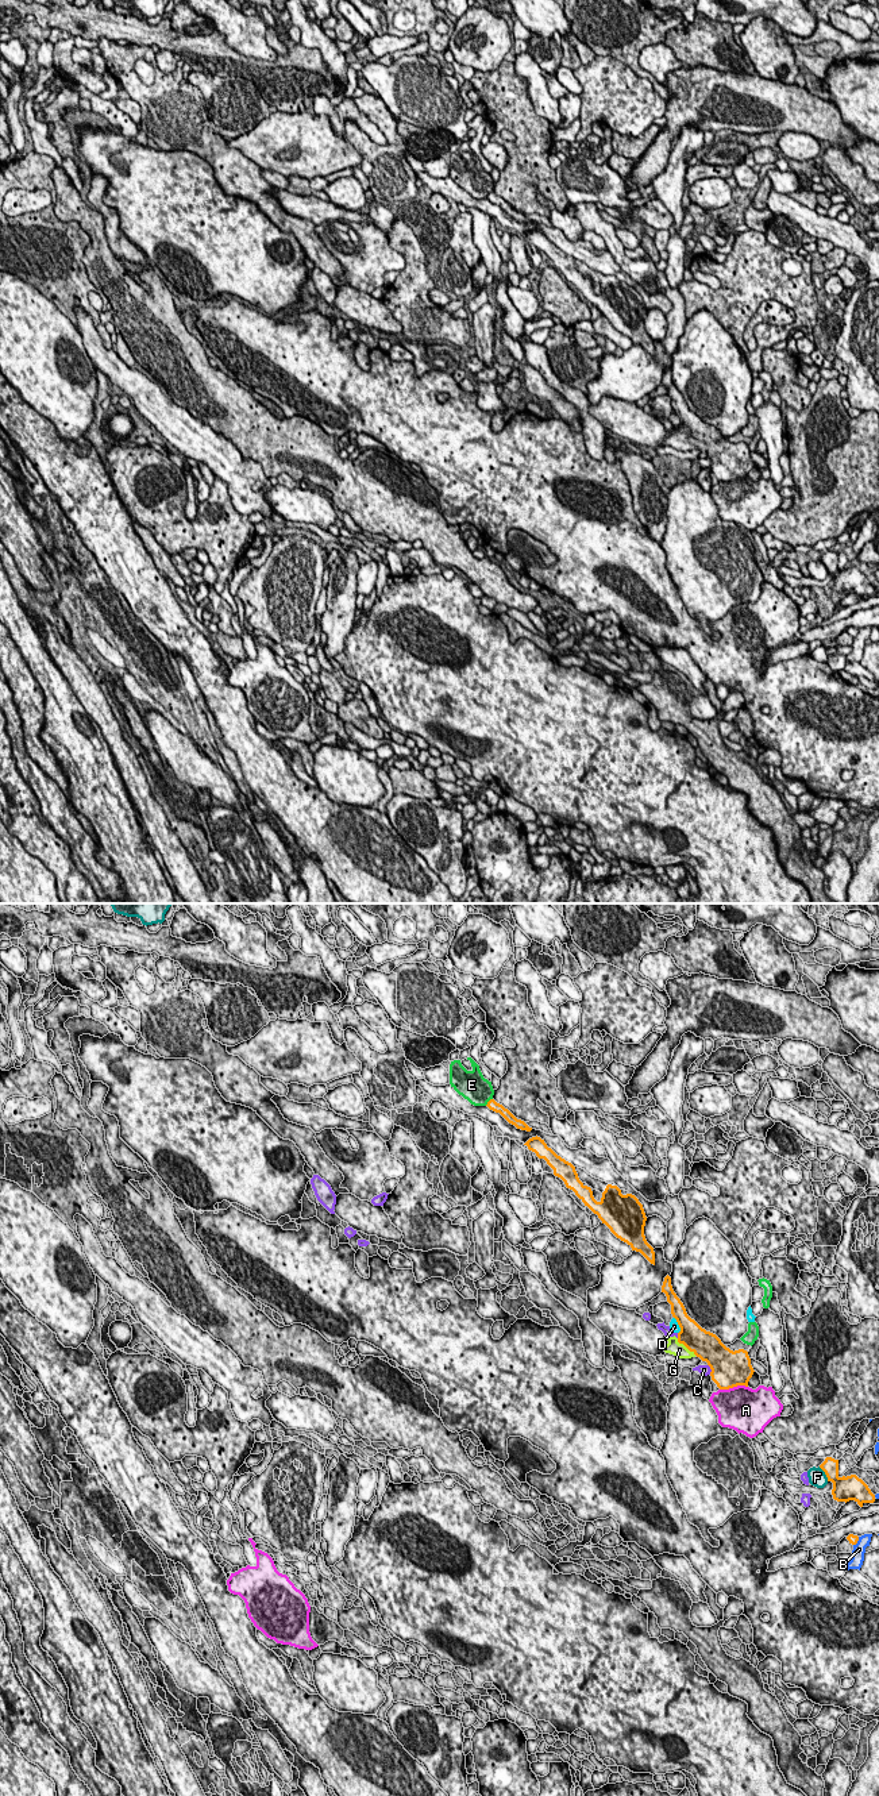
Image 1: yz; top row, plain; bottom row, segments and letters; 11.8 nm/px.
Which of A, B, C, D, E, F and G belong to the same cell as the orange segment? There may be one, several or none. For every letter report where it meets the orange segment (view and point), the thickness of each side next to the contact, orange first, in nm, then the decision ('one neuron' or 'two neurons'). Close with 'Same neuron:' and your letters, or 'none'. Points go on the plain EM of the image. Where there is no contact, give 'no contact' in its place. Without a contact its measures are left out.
A: yz (733, 478) | 420/480 nm | two neurons
B: yz (858, 632) | 100/160 nm | two neurons
C: yz (710, 461) | 420/130 nm | two neurons
D: yz (678, 416) | 300/120 nm | two neurons
E: yz (488, 195) | 120/340 nm | two neurons
F: yz (825, 566) | 220/220 nm | two neurons
G: yz (686, 439) | 320/160 nm | one neuron
Same neuron: G

